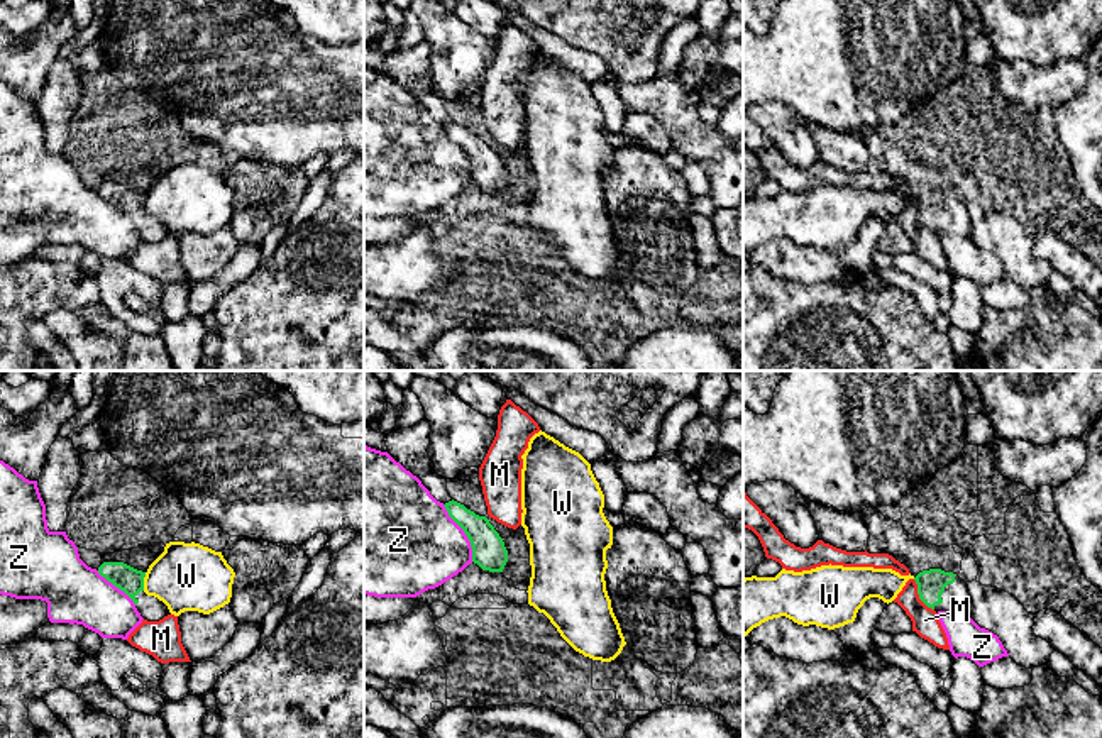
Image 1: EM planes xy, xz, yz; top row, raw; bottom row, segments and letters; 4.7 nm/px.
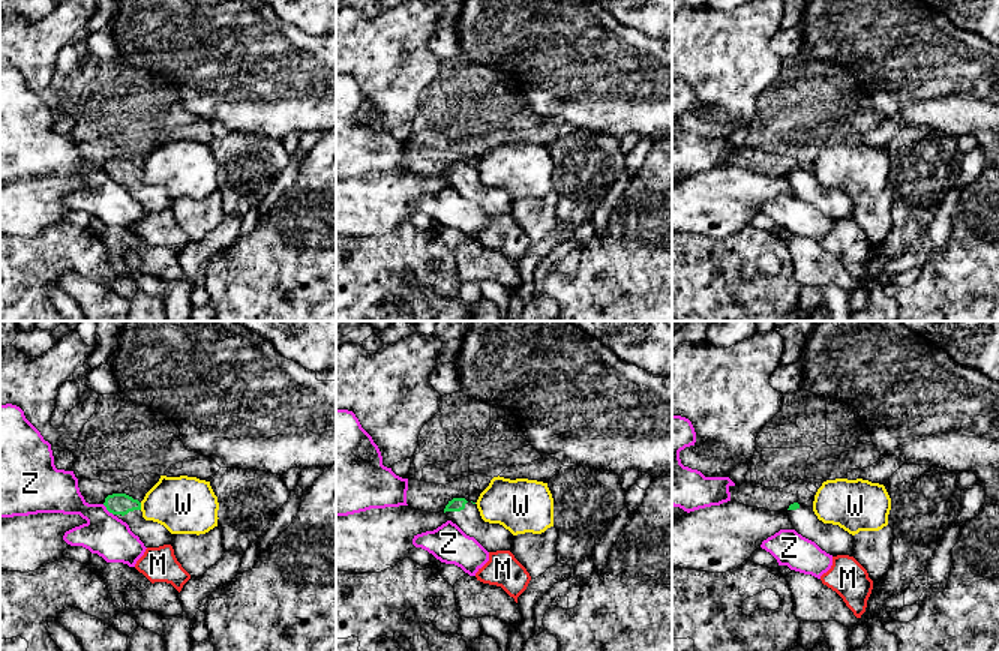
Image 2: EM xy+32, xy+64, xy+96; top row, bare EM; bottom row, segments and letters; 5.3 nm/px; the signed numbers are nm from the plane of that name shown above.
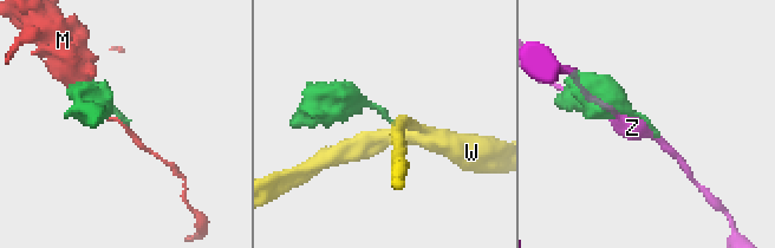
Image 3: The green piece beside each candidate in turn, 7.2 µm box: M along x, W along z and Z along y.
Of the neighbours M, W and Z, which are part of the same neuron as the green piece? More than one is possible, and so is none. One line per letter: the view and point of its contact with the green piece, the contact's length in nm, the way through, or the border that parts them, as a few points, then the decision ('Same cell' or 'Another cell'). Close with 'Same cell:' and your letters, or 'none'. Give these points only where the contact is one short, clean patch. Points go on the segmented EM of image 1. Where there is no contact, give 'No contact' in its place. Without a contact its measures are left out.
M: Touches green at yz (920, 596). Shared border 180 nm. Boundary: yz (913, 579), (918, 596), (933, 610). Another cell
W: Touches green at xy (143, 581). Shared border 90 nm. Boundary: xy (146, 572), (143, 589). Another cell
Z: Touches green at xz (464, 532). Shared border 300 nm. Another cell
Same cell: none

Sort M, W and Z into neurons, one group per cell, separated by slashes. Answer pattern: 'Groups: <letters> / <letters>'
Groups: M / W / Z

